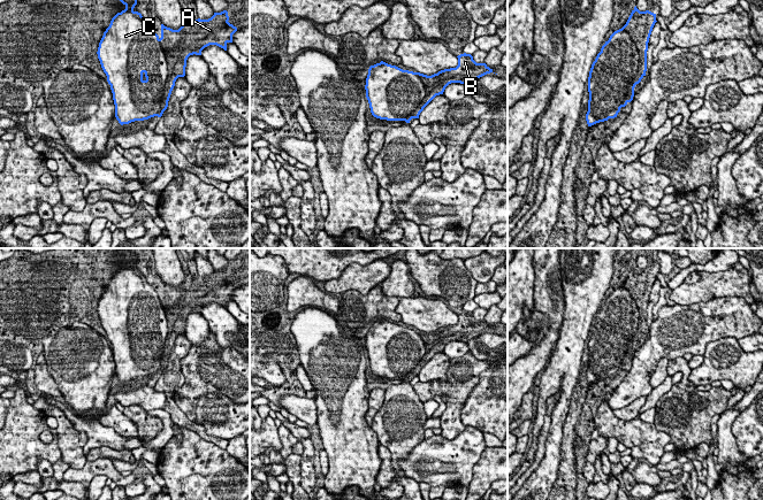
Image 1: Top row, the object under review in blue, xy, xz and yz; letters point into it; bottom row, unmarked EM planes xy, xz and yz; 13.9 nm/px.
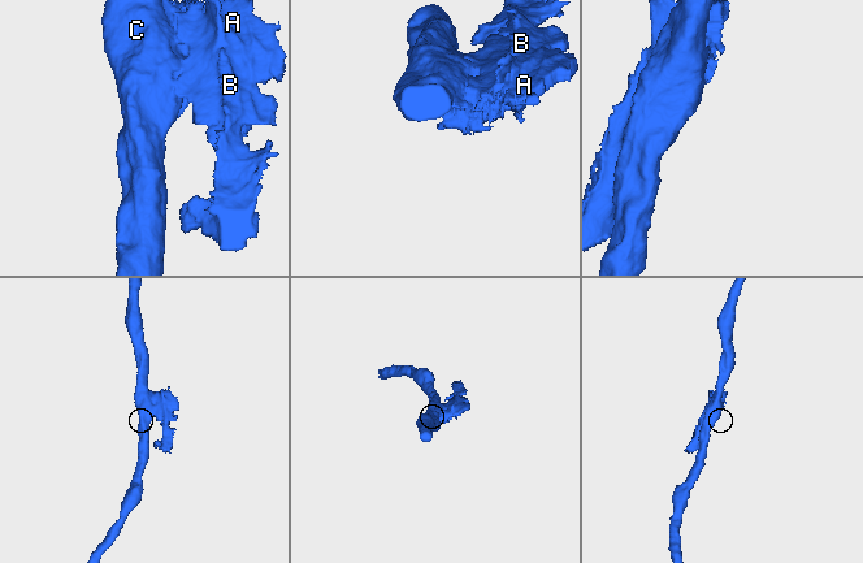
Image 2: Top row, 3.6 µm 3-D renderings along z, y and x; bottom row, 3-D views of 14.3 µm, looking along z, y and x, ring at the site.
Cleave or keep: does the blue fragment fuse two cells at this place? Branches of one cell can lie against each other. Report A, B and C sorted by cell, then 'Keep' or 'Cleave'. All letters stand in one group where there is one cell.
Groups: A B C. Keep

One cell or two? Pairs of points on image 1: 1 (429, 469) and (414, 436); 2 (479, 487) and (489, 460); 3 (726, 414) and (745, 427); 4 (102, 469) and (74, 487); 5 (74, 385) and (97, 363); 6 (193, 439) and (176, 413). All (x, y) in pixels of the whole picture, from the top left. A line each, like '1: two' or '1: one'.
1: two
2: one
3: two
4: two
5: one
6: two

